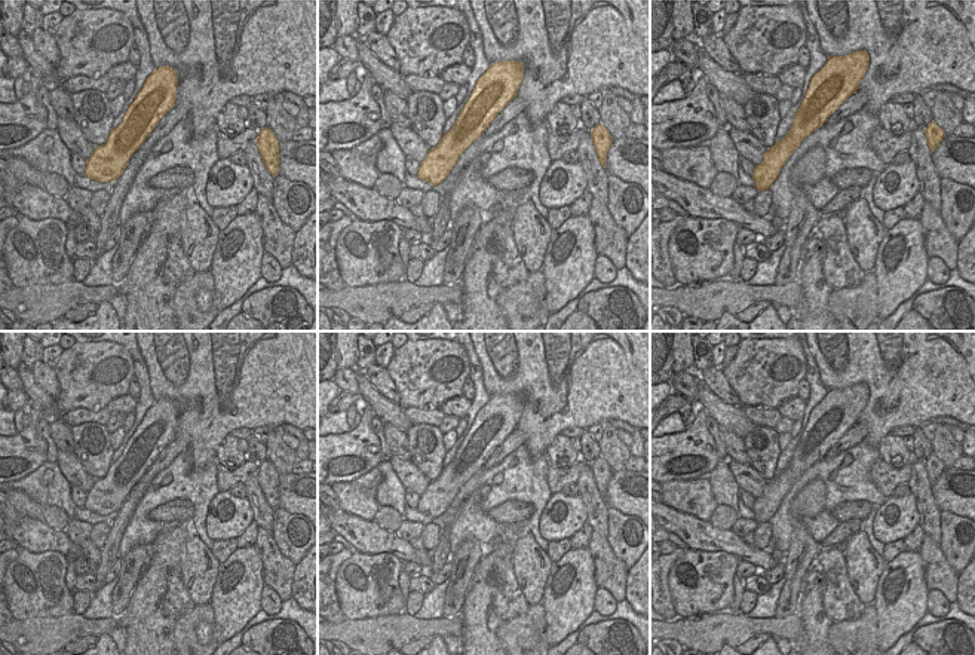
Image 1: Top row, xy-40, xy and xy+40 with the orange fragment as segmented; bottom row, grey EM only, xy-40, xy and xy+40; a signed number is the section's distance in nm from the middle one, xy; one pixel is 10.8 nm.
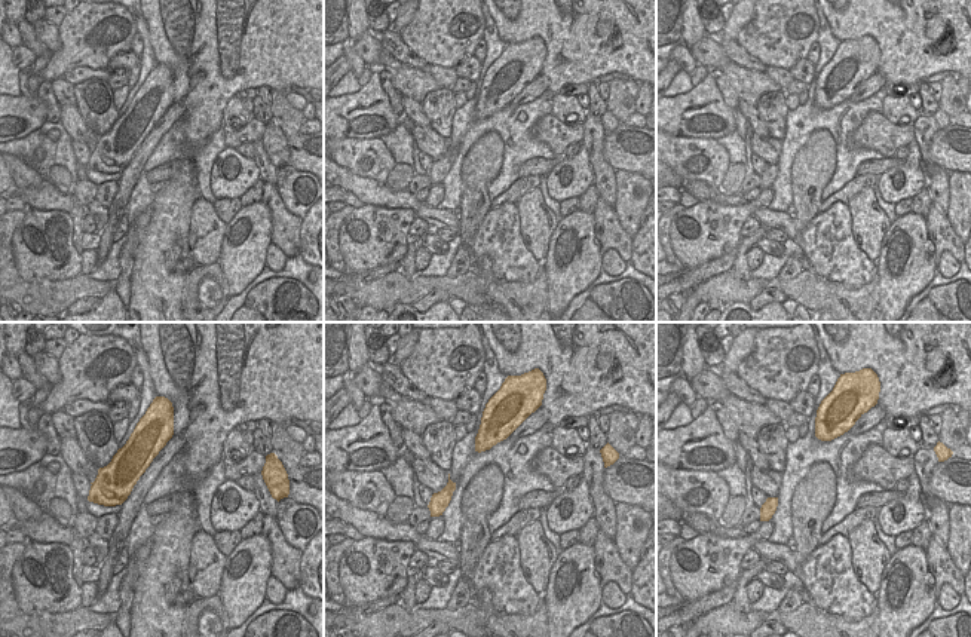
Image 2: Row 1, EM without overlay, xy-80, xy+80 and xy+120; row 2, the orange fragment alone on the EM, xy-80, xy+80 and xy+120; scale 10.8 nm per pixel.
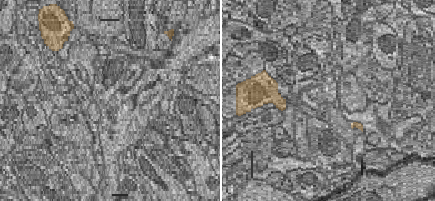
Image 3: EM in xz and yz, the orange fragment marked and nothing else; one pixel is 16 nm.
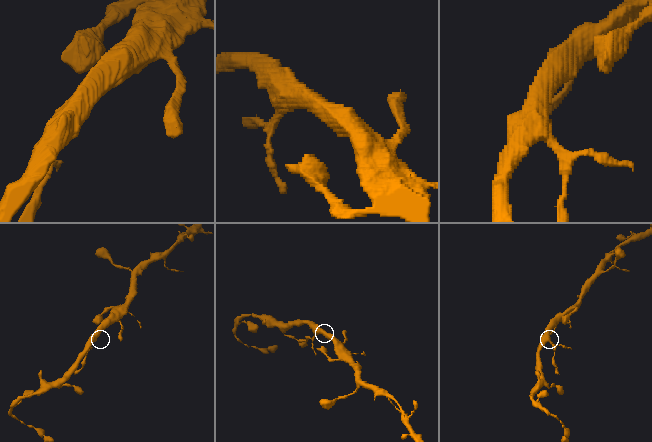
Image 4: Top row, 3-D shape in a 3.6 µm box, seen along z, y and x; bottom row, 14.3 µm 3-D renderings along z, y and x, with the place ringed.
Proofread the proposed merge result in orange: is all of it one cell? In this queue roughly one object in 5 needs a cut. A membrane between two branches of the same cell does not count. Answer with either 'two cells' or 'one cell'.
one cell

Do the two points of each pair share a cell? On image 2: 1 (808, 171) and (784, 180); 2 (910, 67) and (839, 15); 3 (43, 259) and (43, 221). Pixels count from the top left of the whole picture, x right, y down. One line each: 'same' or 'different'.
1: different
2: same
3: same

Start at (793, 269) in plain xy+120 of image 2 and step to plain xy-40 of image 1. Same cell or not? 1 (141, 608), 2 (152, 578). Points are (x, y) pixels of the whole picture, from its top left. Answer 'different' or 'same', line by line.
1: different
2: different

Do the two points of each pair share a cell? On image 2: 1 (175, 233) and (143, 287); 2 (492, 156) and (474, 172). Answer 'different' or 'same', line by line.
1: same
2: same

